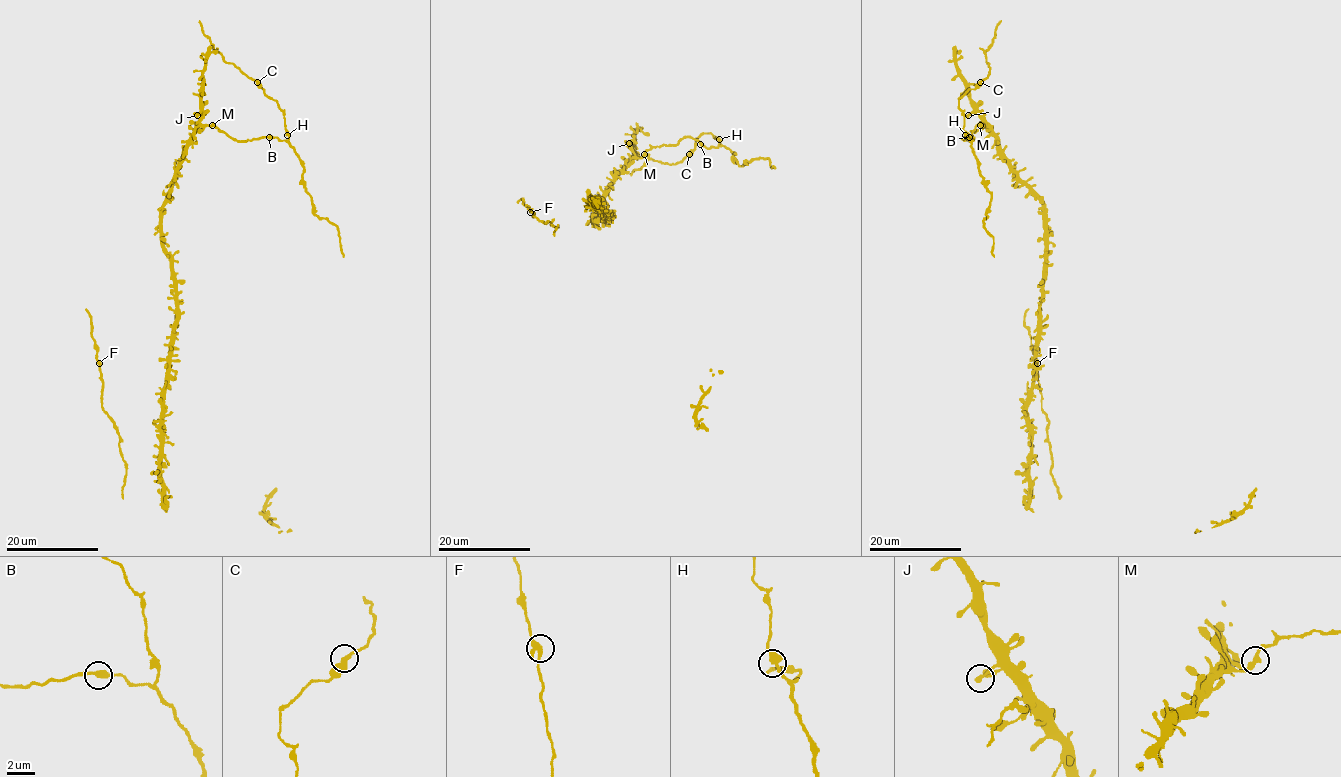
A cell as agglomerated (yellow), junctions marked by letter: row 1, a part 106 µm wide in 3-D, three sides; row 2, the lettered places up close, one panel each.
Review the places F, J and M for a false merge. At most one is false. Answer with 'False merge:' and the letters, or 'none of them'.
False merge: M

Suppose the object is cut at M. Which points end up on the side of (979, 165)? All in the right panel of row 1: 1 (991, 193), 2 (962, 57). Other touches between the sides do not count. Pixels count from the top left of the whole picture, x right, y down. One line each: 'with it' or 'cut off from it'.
1: with it
2: cut off from it

